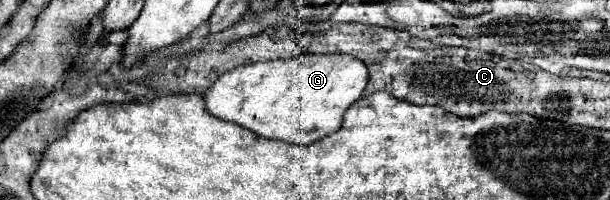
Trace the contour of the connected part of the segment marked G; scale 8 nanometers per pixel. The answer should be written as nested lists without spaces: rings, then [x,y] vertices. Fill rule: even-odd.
[[[299,56],[279,62],[257,62],[251,66],[239,66],[223,74],[215,86],[205,94],[205,108],[211,116],[235,122],[247,130],[253,130],[257,136],[275,138],[293,144],[313,144],[319,138],[325,138],[337,132],[343,124],[343,114],[347,108],[357,102],[367,86],[369,72],[367,66],[353,56]]]

